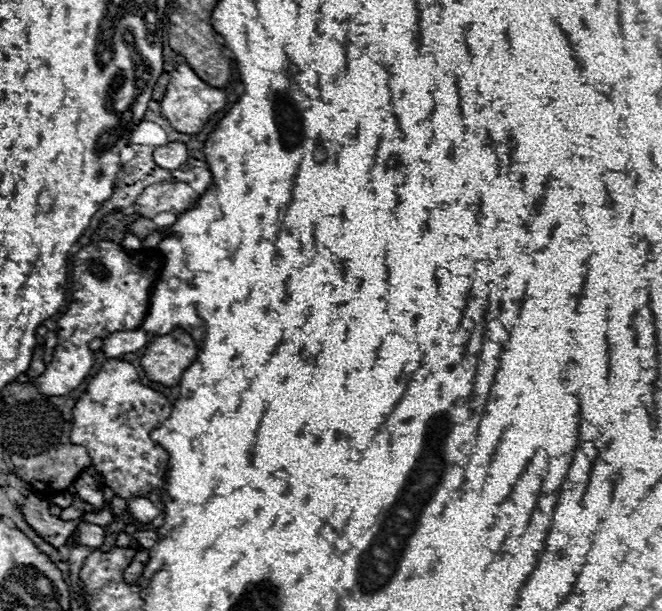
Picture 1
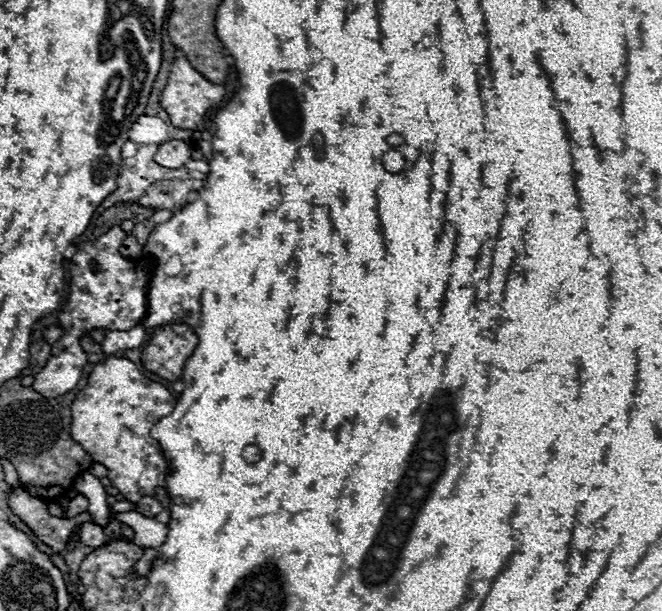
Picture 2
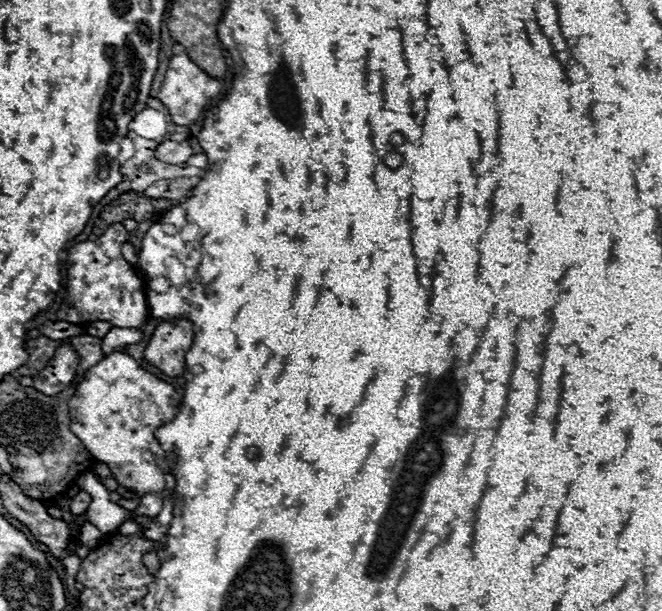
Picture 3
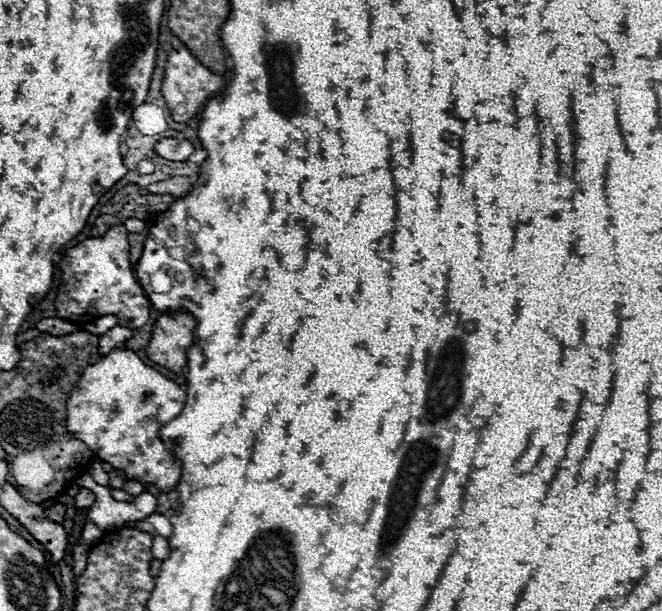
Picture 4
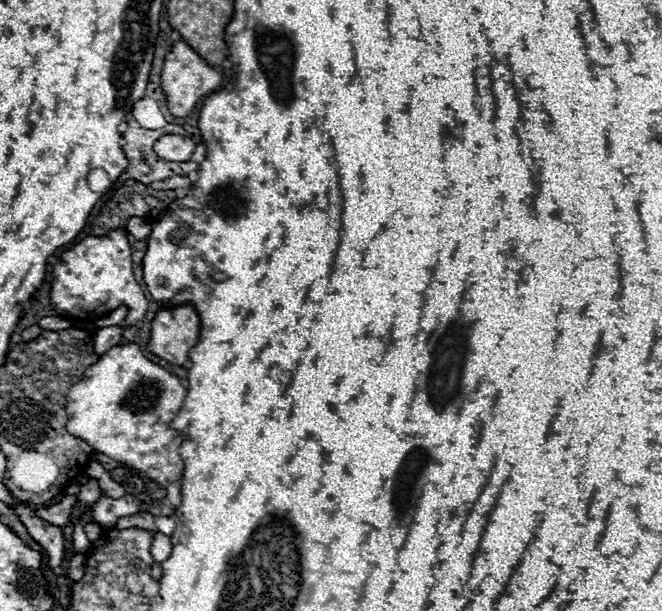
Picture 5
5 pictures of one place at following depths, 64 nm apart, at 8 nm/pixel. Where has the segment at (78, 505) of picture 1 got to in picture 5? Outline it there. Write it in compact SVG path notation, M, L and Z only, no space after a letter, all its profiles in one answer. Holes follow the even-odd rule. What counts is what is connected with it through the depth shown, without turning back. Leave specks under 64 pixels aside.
M90 478L78 492L78 500L84 502L84 504L90 504L90 502L96 502L96 496L100 496L100 484L96 478Z

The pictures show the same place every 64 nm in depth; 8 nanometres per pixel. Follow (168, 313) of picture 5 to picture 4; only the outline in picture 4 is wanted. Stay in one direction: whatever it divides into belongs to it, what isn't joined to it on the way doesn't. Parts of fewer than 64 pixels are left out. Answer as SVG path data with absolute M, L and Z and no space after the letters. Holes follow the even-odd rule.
M188 312L160 314L154 322L146 356L156 364L180 372L186 366L186 350L194 342L196 318Z

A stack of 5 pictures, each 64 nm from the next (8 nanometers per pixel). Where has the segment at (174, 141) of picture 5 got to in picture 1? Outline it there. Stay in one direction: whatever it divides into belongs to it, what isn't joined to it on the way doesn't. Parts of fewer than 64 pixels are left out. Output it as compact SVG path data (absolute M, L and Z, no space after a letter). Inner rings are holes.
M168 142L164 146L158 146L154 150L154 162L160 168L168 168L168 170L178 170L180 166L184 166L188 160L188 150L182 142Z

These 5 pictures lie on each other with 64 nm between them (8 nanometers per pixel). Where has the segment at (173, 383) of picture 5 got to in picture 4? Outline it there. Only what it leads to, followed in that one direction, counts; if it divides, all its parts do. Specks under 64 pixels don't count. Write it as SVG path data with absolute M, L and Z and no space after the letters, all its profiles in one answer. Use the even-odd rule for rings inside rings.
M114 348L96 364L88 366L70 390L66 404L66 430L82 440L98 458L124 470L128 480L150 482L162 492L172 490L180 478L180 460L160 440L158 430L176 418L184 406L186 392L158 370L146 366L128 348Z

